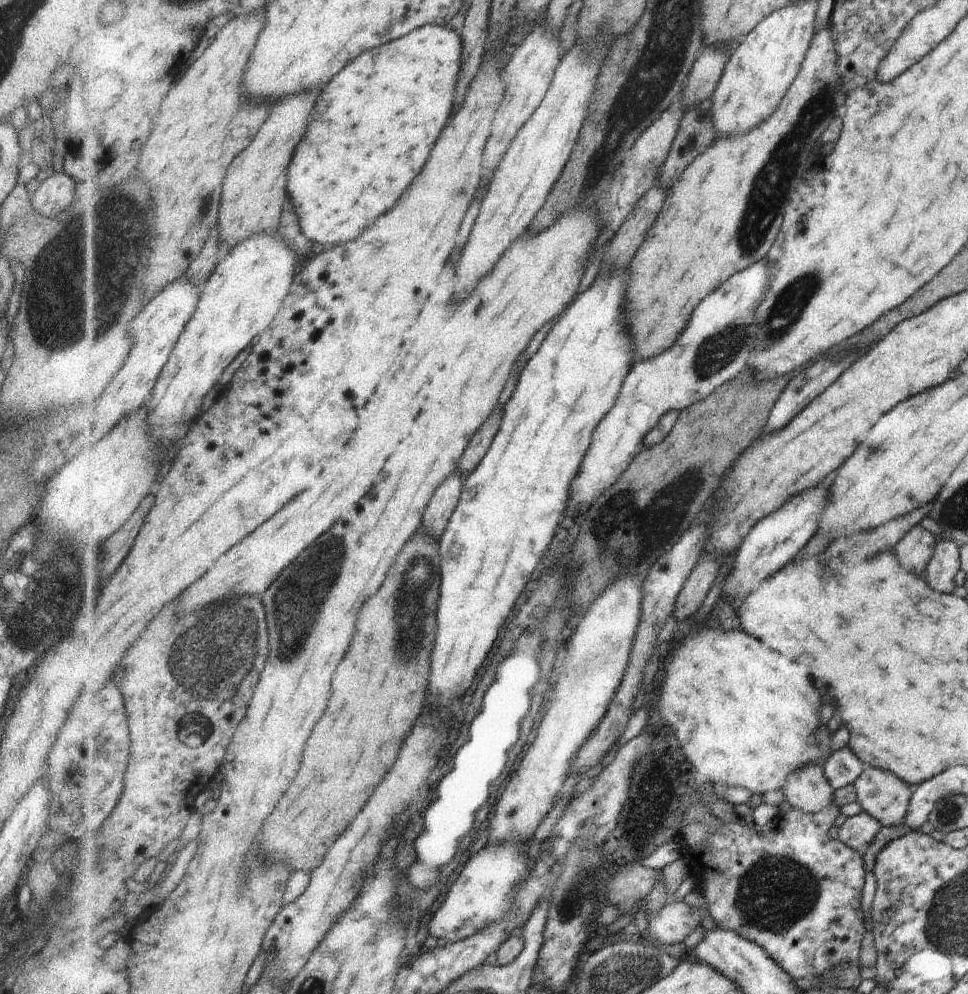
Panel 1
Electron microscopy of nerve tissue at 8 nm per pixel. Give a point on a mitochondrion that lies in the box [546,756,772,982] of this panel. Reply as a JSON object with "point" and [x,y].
{"point":[569,904]}

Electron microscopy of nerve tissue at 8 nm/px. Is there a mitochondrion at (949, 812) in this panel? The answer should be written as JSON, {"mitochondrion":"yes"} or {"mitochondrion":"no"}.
{"mitochondrion":"yes"}

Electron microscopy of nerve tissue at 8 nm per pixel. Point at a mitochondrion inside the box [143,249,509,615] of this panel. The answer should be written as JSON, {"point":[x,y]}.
{"point":[345,377]}

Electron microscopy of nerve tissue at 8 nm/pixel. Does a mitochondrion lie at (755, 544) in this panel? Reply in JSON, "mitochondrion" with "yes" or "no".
{"mitochondrion":"no"}

